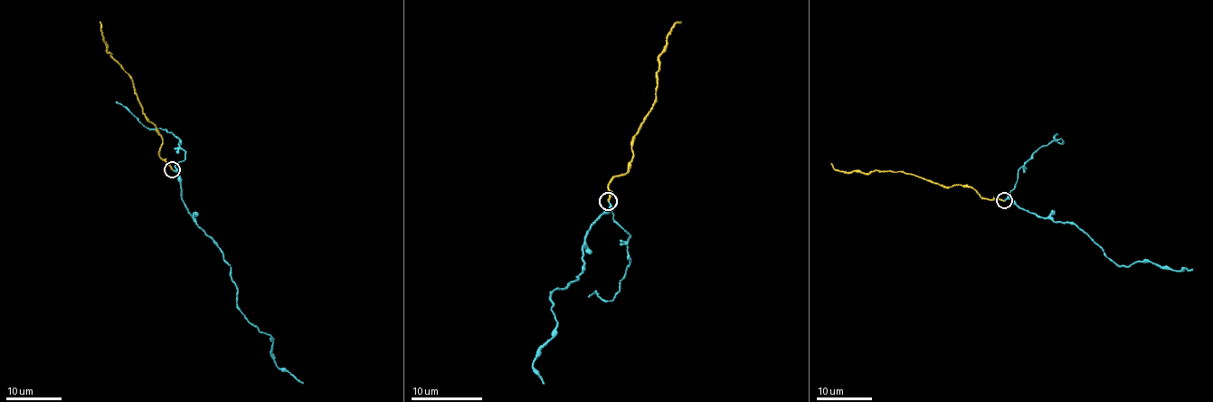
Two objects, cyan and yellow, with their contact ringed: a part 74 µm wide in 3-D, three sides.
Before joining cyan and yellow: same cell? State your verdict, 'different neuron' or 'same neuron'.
different neuron

